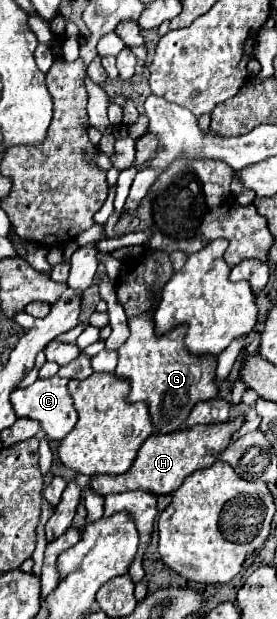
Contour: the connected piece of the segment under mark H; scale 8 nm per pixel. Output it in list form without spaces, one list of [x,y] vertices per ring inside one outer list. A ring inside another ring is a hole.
[[[237,416],[231,422],[221,424],[199,424],[193,428],[183,428],[171,434],[153,434],[145,440],[145,444],[139,448],[137,458],[133,466],[121,474],[121,476],[93,476],[91,488],[99,492],[101,496],[117,494],[117,492],[129,492],[129,490],[151,490],[153,494],[171,494],[175,492],[183,480],[193,474],[199,468],[207,468],[217,460],[217,454],[221,454],[233,434],[245,424],[245,416]]]

